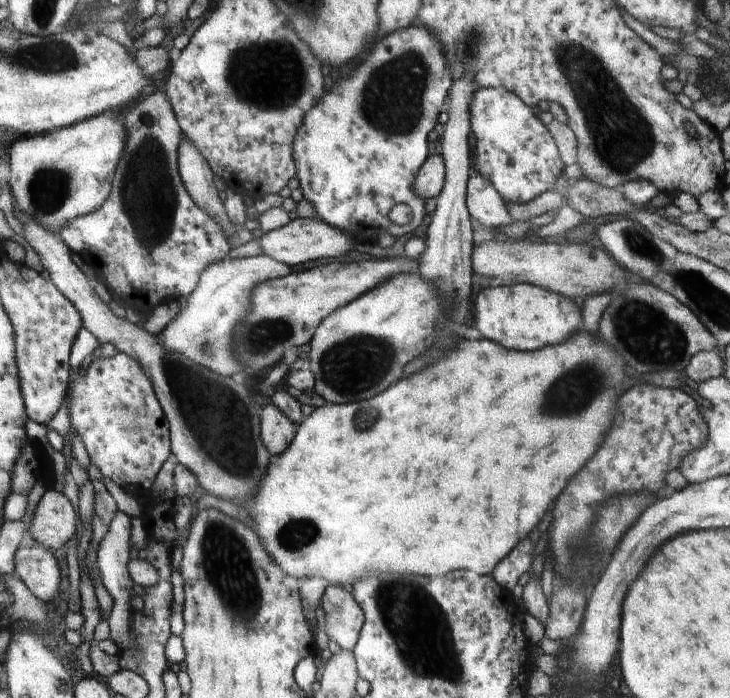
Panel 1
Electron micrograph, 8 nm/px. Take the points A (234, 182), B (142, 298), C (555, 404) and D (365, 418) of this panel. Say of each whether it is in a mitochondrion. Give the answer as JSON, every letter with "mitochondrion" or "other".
{"A":"other","B":"other","C":"mitochondrion","D":"mitochondrion"}

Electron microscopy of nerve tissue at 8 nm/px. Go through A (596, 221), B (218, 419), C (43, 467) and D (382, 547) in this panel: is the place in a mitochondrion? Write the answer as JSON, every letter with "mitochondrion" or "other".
{"A":"other","B":"mitochondrion","C":"other","D":"other"}

